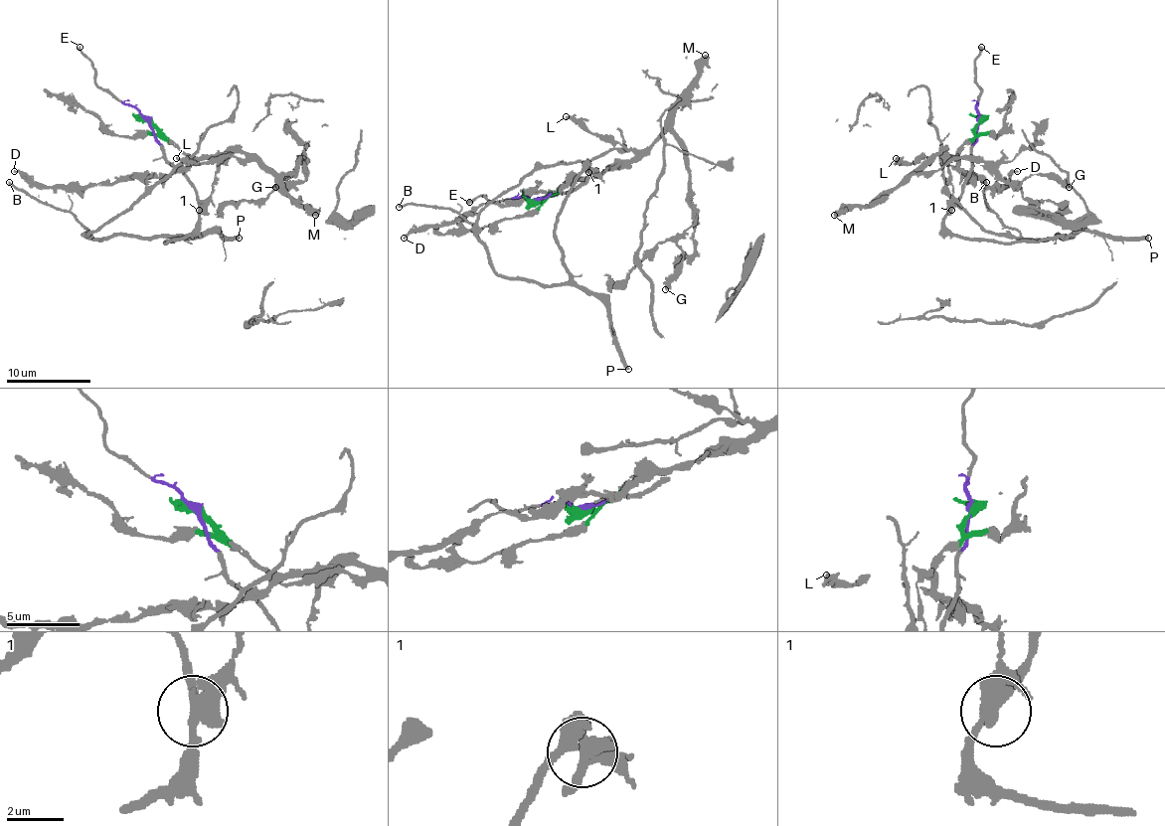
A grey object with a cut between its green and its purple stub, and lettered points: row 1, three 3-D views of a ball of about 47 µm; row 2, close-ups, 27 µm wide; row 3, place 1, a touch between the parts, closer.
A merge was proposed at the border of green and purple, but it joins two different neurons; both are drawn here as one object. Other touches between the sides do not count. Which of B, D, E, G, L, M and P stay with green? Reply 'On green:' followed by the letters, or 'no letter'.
On green: D, G, L, M

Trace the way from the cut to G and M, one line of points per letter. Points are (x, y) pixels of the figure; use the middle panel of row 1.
G: (536, 201), (576, 177), (635, 162), (671, 132), (690, 173), (692, 224), (677, 241), (680, 274), (665, 289)
M: (536, 201), (553, 196), (576, 177), (596, 177), (637, 158), (673, 115), (705, 55)

